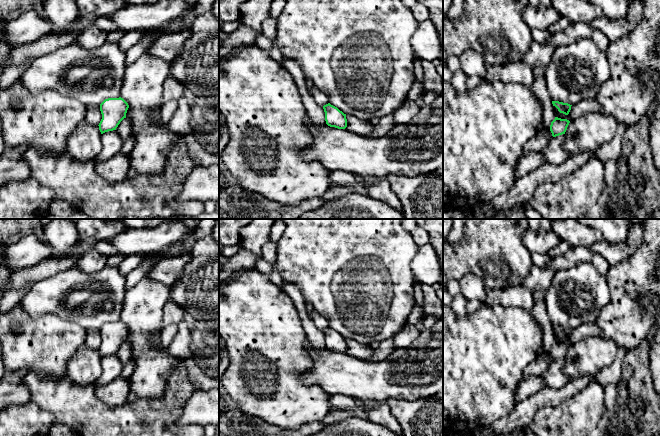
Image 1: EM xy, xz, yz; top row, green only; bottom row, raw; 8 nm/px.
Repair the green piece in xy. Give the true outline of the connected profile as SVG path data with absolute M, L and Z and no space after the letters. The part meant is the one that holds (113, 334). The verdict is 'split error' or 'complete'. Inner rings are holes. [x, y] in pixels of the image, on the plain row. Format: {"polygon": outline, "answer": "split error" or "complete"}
{"polygon": "M121 321L105 323L99 330L87 329L84 344L99 350L101 358L116 354L120 346L126 342L128 327Z", "answer": "split error"}

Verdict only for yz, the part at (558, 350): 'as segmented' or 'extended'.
extended

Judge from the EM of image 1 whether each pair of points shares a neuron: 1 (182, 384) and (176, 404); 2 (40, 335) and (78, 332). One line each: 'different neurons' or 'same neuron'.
1: same neuron
2: same neuron

